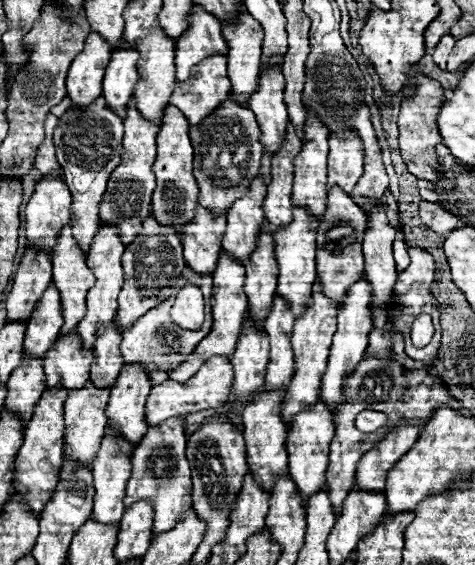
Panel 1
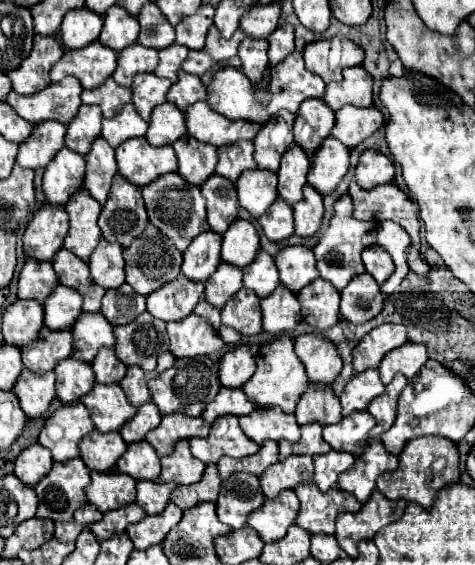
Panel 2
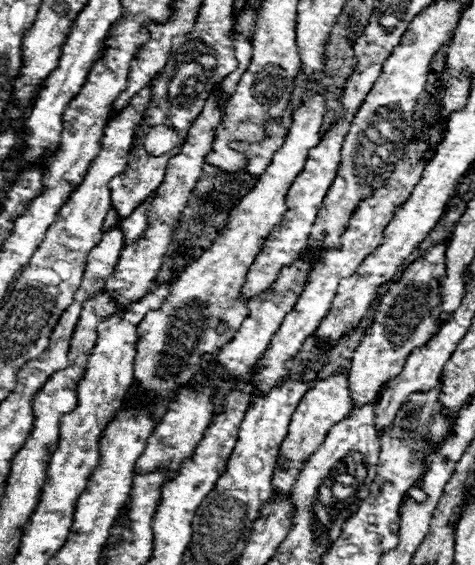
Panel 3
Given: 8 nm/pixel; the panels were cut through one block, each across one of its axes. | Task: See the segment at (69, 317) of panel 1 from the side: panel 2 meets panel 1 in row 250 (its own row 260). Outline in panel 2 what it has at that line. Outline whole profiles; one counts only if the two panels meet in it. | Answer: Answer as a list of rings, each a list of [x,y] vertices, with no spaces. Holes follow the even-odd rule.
[[[62,248],[60,252],[56,252],[52,266],[54,266],[54,272],[56,272],[60,284],[70,286],[82,294],[82,298],[84,298],[82,310],[84,312],[98,312],[100,310],[100,300],[106,290],[100,288],[92,280],[86,262],[82,262],[76,254]]]

